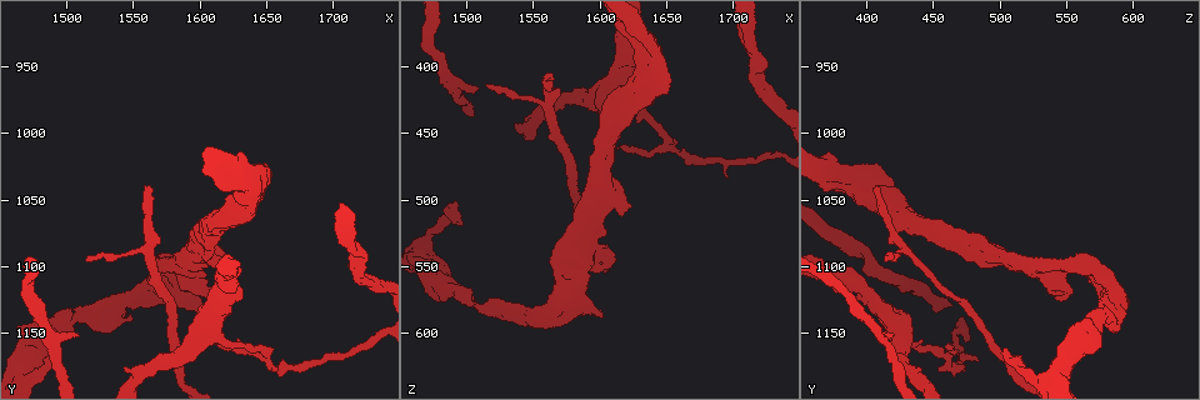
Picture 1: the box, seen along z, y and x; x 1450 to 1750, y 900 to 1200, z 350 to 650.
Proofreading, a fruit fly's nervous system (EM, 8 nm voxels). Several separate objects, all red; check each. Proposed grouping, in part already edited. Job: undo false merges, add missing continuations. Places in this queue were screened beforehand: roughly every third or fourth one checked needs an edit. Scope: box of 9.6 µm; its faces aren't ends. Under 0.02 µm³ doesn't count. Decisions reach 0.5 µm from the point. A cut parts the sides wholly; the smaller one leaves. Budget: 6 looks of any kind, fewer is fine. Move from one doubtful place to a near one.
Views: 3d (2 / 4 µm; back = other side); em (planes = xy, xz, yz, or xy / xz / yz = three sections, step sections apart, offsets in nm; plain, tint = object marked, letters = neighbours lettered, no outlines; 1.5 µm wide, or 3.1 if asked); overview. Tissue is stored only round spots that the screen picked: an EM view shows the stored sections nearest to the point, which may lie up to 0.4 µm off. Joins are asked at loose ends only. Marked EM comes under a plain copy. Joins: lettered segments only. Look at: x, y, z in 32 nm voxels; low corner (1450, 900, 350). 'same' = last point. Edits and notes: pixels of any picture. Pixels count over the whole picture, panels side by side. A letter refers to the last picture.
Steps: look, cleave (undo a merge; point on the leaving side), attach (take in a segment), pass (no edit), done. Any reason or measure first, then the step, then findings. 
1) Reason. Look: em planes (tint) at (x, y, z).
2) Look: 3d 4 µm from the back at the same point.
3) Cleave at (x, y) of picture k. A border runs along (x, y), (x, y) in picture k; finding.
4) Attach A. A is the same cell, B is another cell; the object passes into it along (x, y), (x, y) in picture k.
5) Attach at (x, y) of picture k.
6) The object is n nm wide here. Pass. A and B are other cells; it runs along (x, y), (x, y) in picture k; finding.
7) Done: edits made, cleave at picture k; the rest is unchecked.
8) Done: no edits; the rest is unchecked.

Thin end. Look: 3d 2 µm at (1516, 1096, 416).

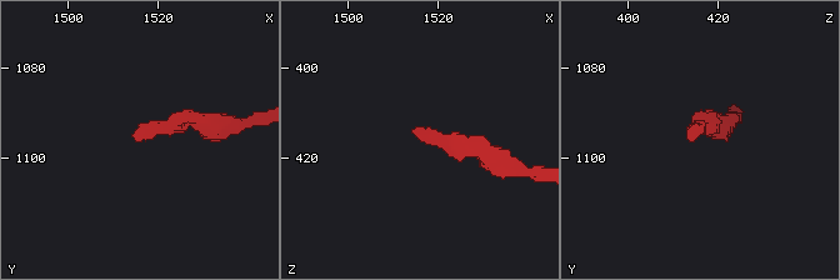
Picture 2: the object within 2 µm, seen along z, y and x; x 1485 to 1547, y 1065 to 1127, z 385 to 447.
Shape alone is not enough. Look: em planes (letters) at (1515, 1096, 414).

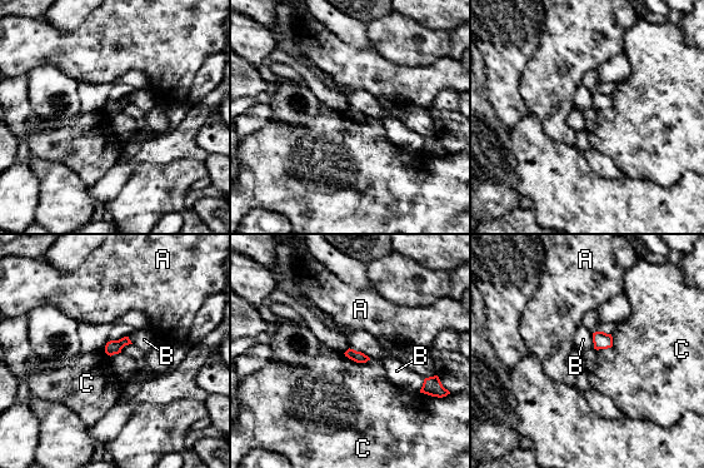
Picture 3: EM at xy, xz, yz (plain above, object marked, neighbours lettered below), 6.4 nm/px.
Pass. A, B and C are other cells; none of them fits.

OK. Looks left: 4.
Free end. Look: 3d 2 µm at (1510, 1152, 416).

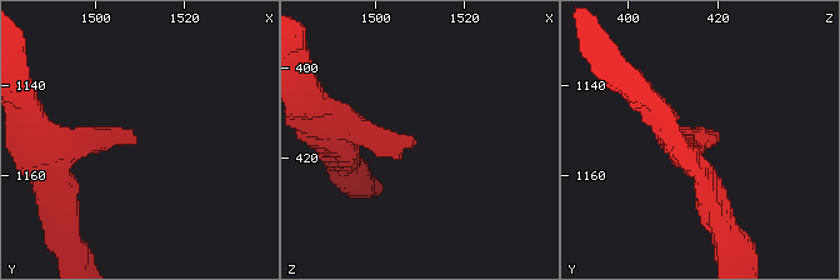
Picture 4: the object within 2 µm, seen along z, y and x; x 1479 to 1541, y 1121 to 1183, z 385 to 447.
Shape alone is not enough. Look: em planes (tint) at (1509, 1153, 417).

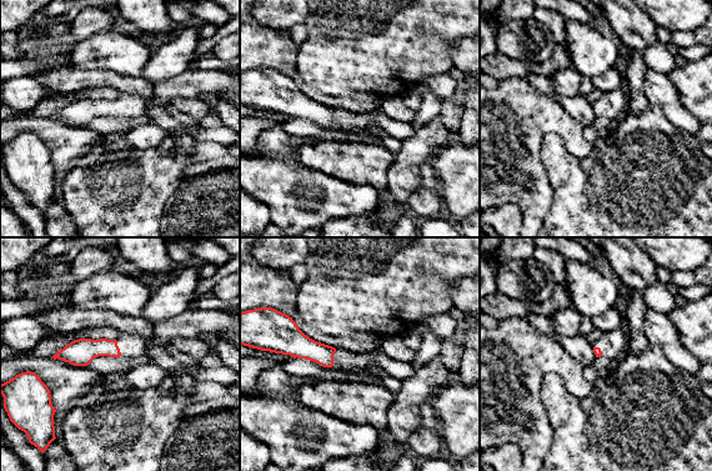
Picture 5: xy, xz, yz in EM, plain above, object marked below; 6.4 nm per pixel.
What lies round it. Look: em planes (letters) at the same point.

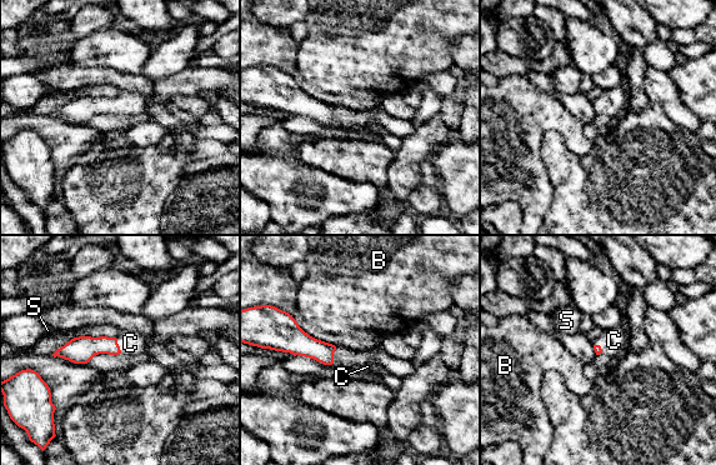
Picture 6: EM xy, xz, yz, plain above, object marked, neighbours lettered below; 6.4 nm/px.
Attach C. C is the same cell, B and S are other cells; the neuron continues.

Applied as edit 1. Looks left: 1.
Done: edits made, attach at picture 6; the rest is unchecked.

